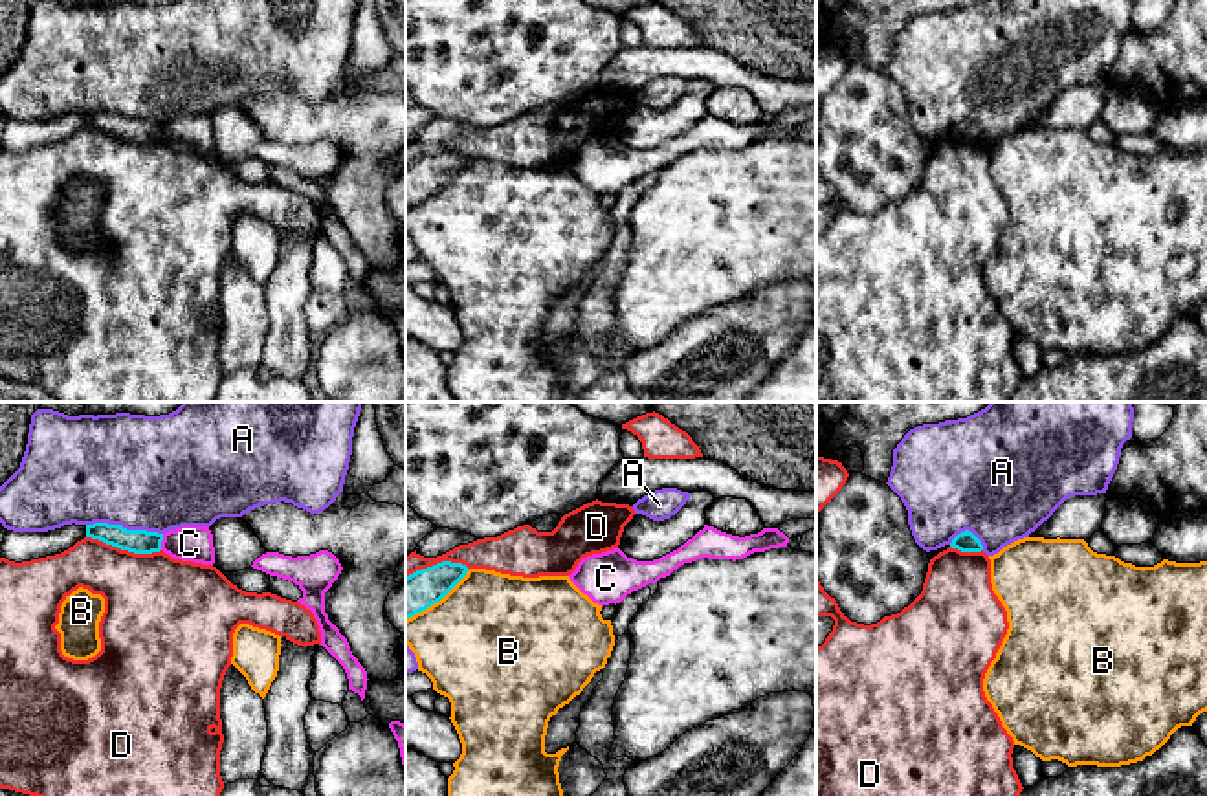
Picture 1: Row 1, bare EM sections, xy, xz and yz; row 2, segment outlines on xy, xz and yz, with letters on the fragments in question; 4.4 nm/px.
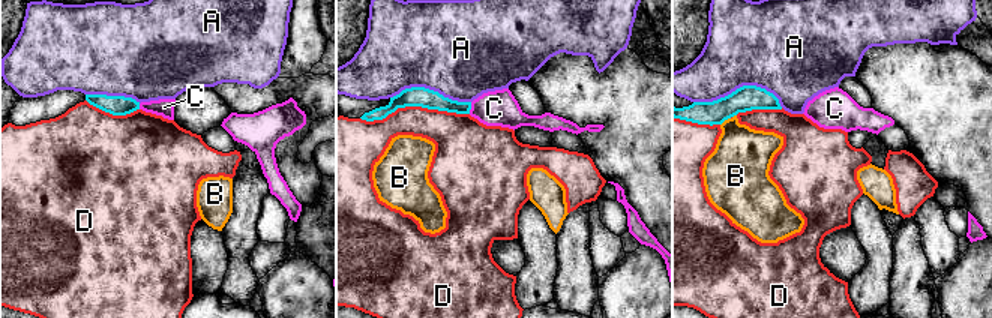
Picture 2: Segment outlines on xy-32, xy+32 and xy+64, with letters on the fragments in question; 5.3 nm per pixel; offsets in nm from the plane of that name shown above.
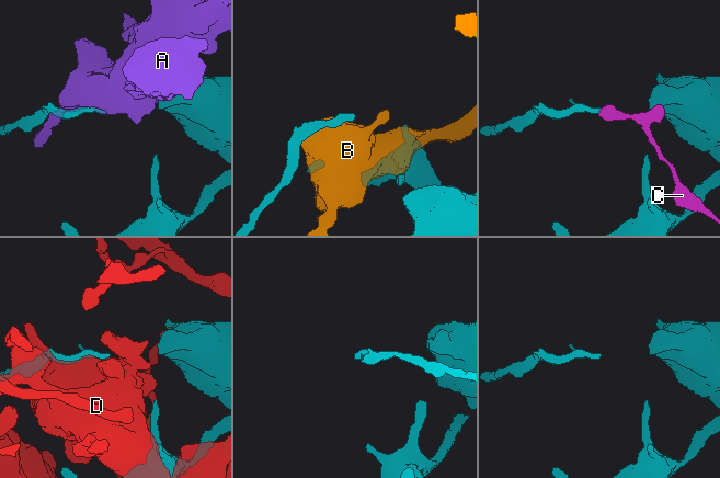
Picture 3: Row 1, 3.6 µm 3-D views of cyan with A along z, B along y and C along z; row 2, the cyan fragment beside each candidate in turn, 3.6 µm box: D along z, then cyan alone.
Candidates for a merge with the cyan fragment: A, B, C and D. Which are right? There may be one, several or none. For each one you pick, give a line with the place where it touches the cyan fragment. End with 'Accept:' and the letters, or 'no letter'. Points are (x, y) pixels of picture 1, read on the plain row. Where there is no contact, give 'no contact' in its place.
C: meets cyan in xy at (162, 129)
Accept: C

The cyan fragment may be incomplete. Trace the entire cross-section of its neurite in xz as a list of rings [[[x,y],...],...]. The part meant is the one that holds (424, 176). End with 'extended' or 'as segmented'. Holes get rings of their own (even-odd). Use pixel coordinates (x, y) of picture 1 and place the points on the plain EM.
[[[442,150],[405,167],[405,209],[440,191],[468,161],[462,152]]] | as segmented

